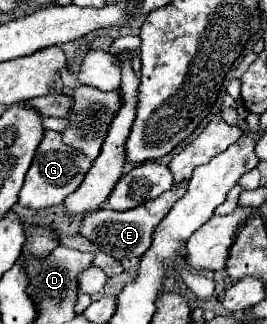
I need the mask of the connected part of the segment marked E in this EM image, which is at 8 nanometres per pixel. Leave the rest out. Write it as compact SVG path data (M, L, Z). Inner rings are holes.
M187 180L177 182L177 186L173 186L173 190L157 196L155 200L149 200L133 210L123 210L123 212L115 212L115 210L95 210L93 214L89 214L83 220L81 226L81 236L89 238L99 250L115 256L117 260L123 258L135 258L135 256L143 256L147 252L147 248L151 246L151 236L153 230L157 228L157 224L161 222L161 218L165 218L165 214L171 210L171 206L185 194L187 190Z

